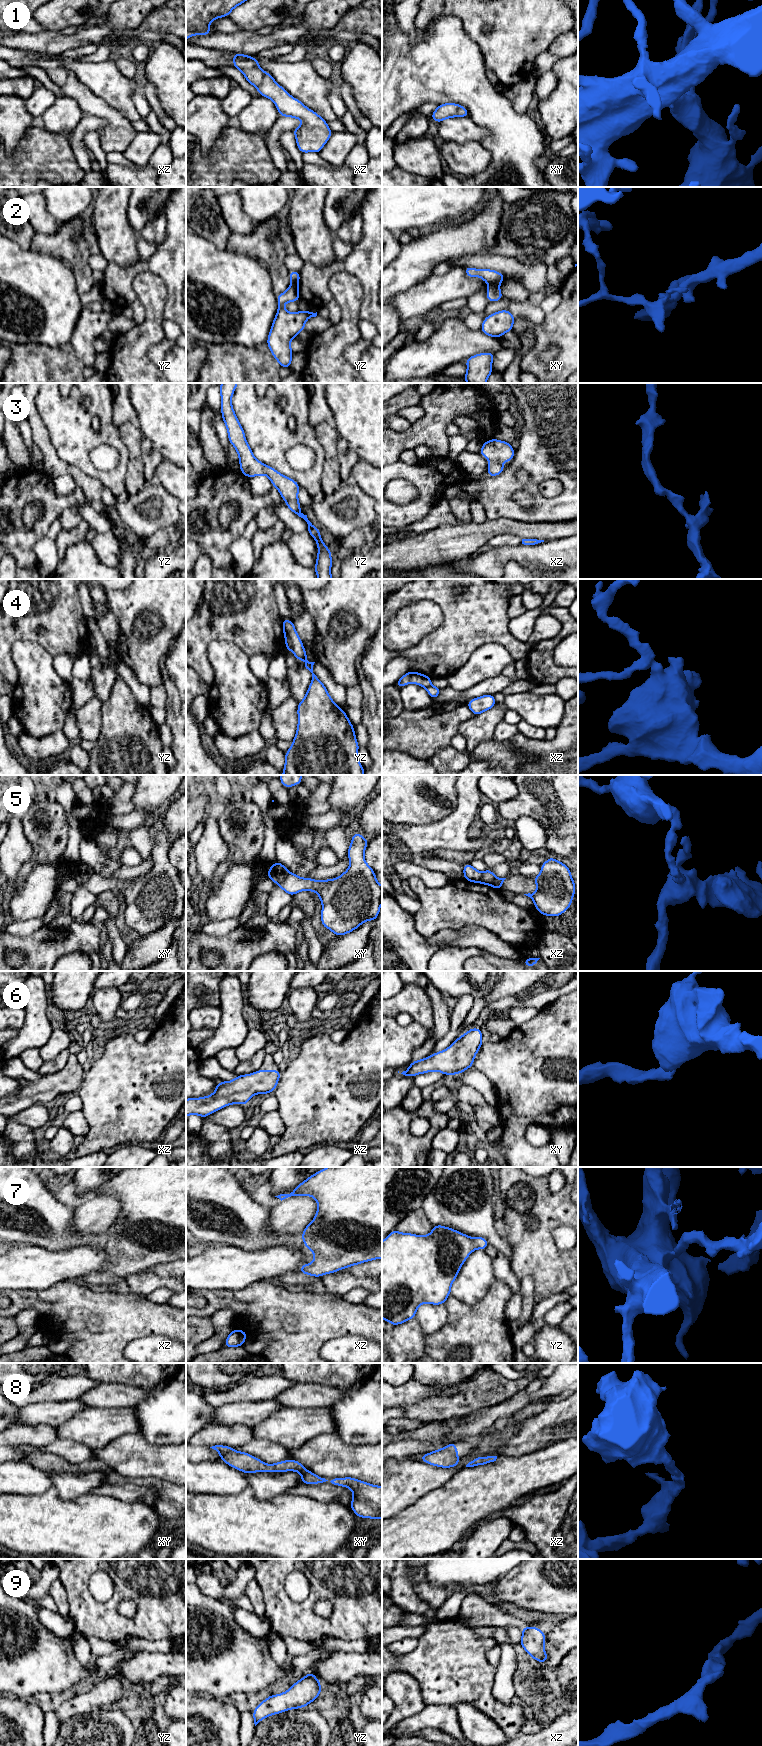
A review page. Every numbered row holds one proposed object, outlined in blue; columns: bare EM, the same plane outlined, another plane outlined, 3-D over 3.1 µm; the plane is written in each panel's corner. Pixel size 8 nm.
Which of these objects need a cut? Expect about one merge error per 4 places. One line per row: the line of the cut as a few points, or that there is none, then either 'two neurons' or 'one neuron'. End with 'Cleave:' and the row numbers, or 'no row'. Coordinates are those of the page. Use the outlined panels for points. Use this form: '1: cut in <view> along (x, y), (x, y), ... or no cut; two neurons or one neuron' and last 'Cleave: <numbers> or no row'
1: no cut; one neuron
2: cut in xy along (498, 284), (491, 284), (489, 286); two neurons
3: no cut; one neuron
4: no cut; one neuron
5: cut in xy along (289, 872), (279, 884); two neurons
6: no cut; one neuron
7: no cut; one neuron
8: no cut; one neuron
9: no cut; one neuron
Cleave: 2, 5

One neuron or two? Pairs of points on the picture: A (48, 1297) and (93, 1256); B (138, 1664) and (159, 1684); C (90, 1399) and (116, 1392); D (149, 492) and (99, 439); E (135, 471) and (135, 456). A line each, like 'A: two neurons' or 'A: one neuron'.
A: two neurons
B: two neurons
C: one neuron
D: two neurons
E: one neuron

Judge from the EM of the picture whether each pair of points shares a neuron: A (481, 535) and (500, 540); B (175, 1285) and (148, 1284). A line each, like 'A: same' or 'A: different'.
A: different
B: same

